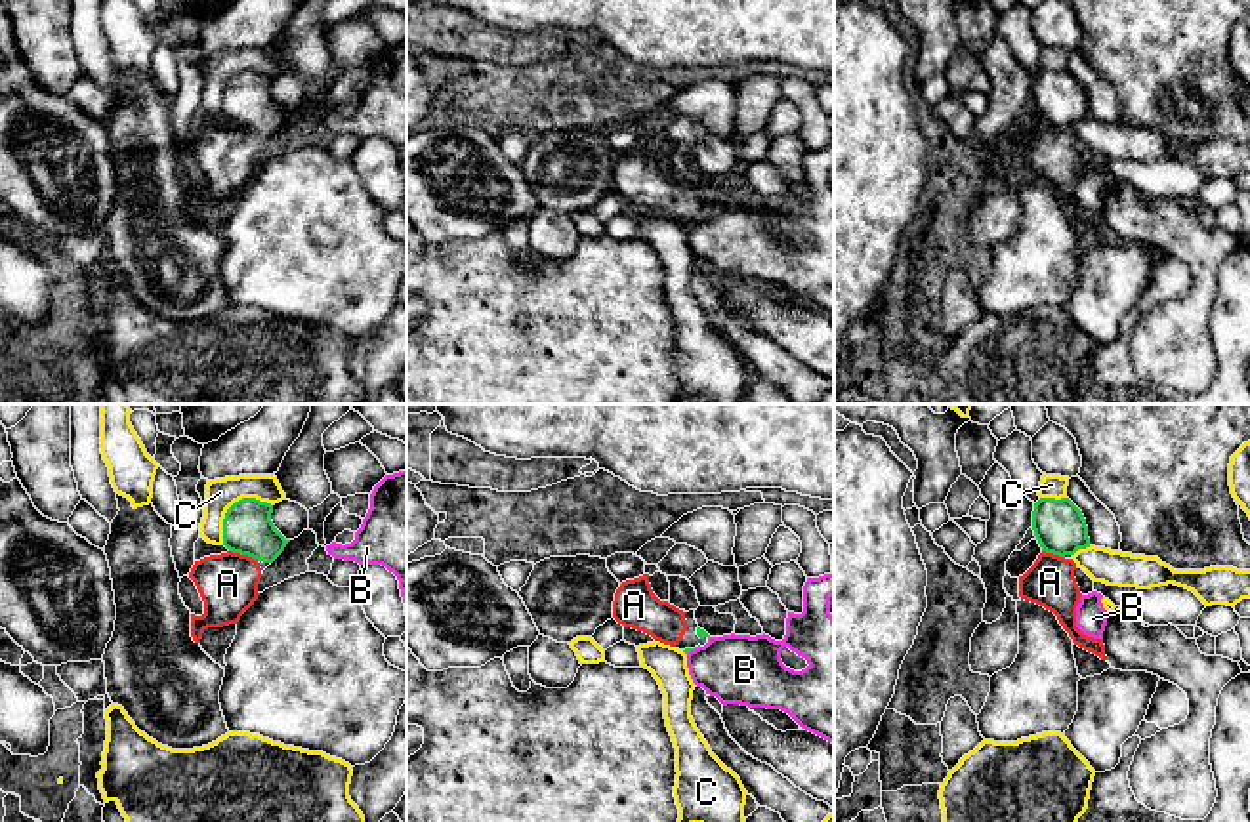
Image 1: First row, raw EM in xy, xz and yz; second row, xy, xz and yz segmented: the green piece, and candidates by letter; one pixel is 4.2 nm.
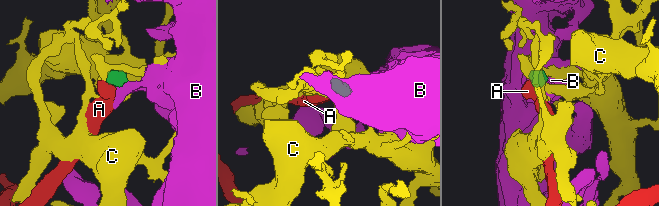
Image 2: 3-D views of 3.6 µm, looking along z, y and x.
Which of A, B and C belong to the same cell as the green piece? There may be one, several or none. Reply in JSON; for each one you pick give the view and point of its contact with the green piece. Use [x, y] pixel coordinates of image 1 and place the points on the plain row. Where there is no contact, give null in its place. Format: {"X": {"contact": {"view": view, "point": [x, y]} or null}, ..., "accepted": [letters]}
{"A": {"contact": {"view": "xy", "point": [243, 126]}}, "accepted": ["A"]}

